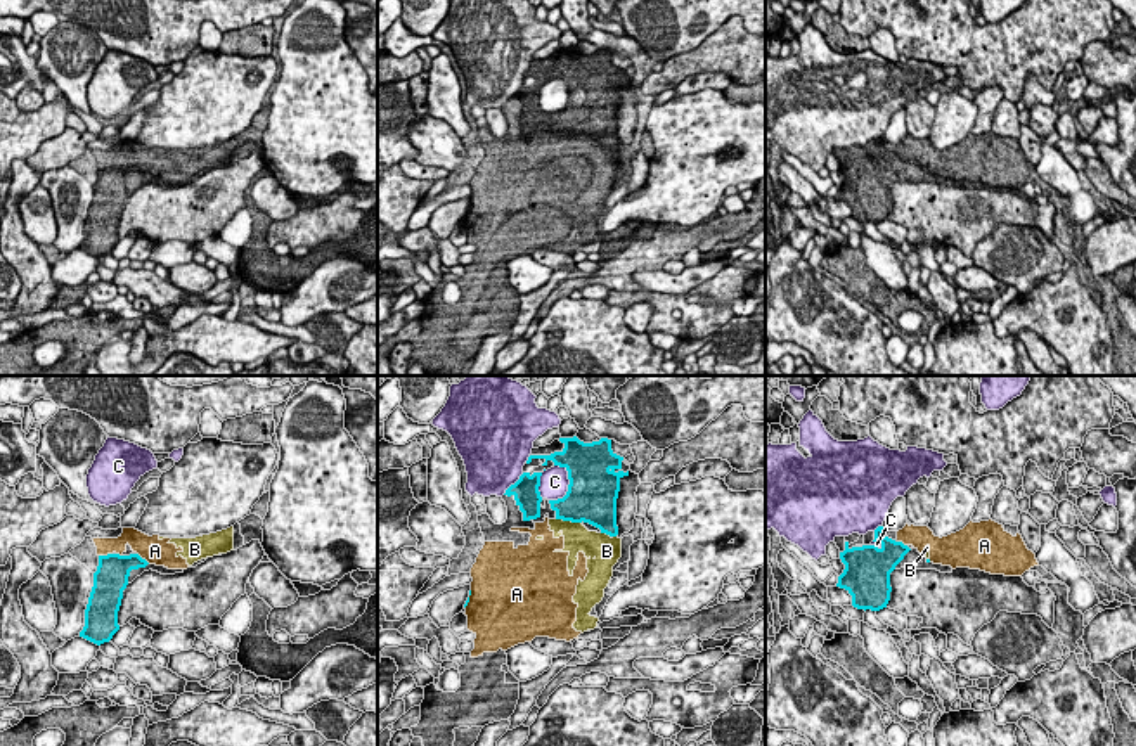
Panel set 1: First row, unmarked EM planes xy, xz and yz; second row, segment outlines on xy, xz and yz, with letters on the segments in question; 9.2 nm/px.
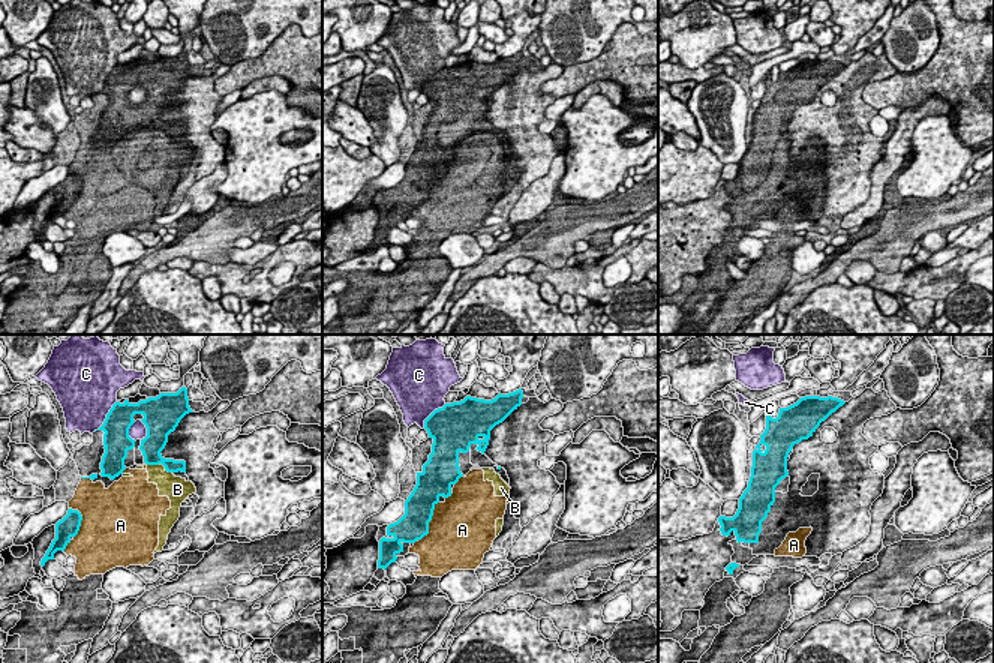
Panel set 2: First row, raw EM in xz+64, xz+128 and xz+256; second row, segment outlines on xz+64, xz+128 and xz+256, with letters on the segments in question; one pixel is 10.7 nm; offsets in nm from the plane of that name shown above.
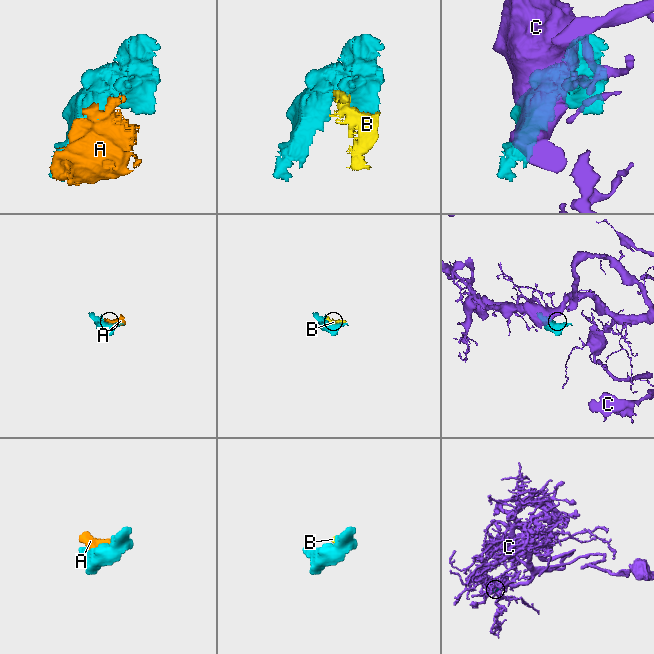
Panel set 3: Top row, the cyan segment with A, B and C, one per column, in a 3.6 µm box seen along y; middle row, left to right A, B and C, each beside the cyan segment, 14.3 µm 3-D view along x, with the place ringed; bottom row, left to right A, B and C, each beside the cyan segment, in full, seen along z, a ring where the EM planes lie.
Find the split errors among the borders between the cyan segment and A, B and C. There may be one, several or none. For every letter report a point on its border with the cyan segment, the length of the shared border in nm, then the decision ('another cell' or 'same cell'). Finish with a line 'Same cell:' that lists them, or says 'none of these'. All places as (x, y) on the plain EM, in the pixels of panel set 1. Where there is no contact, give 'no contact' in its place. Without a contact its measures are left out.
A: xy (104, 168) | 130 nm | another cell
B: xz (568, 132) | 240 nm | another cell
C: xz (568, 101) | 360 nm | another cell
Same cell: none of these

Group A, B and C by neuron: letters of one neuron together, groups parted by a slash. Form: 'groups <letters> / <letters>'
groups A B / C

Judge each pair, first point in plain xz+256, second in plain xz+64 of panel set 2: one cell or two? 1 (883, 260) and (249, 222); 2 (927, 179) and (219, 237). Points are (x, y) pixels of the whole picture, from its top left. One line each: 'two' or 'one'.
1: one
2: two

